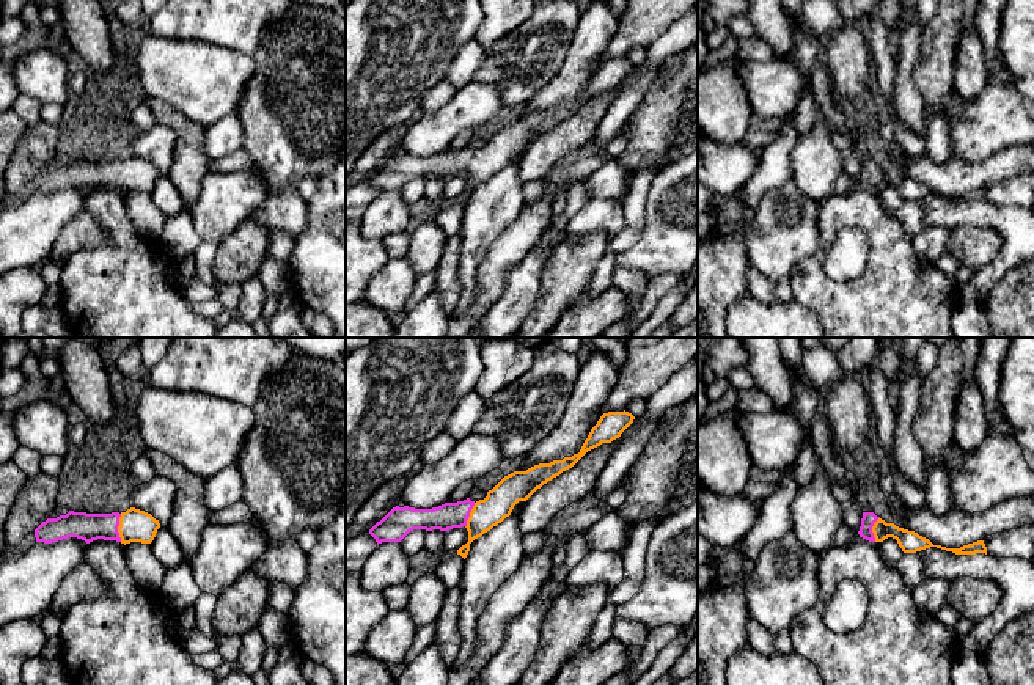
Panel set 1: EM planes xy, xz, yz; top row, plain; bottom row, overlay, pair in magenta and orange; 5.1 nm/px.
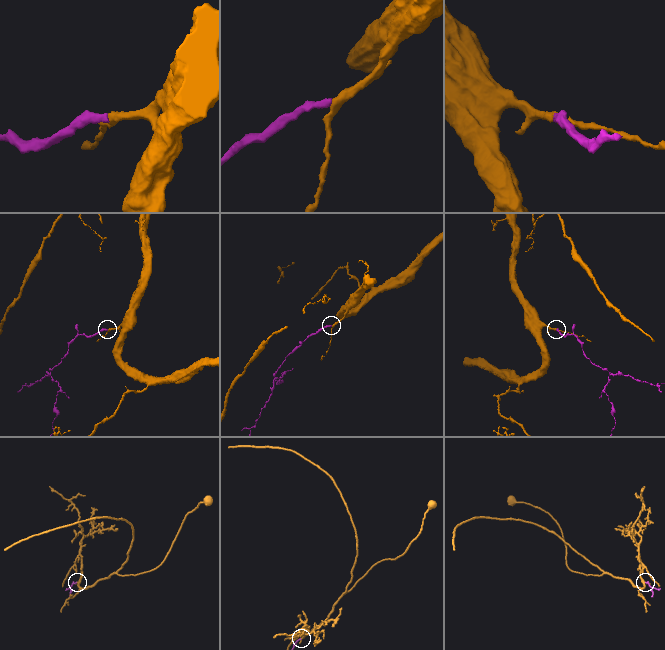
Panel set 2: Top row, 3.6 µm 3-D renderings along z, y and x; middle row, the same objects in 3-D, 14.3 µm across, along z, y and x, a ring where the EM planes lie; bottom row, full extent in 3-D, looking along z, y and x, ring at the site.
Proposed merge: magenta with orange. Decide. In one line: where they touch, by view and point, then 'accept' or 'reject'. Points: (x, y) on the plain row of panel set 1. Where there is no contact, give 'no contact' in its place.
xy (117, 176) | accept

